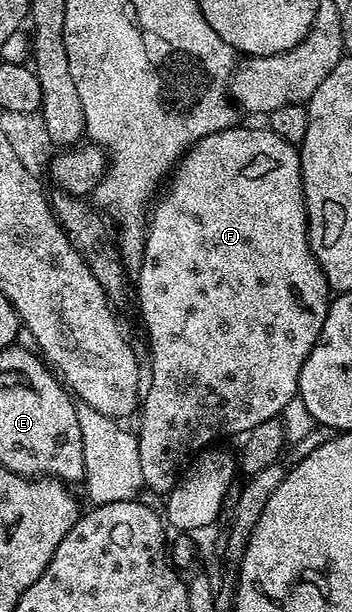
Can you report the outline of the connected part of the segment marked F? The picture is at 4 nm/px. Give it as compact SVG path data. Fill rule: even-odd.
M270 128L239 129L219 130L215 134L199 138L195 145L179 159L162 191L163 199L161 194L145 222L143 258L139 261L137 273L139 273L139 314L143 317L143 326L147 329L147 342L151 345L151 391L148 394L146 391L141 398L137 437L143 485L147 490L151 489L153 493L160 496L170 494L171 487L177 481L177 471L188 461L189 456L210 447L211 437L214 434L242 436L248 430L257 428L257 424L265 424L265 420L279 418L282 415L285 404L289 404L289 400L293 400L298 395L301 368L309 352L313 352L313 344L317 344L317 336L325 324L327 315L329 287L313 256L311 245L307 243L307 209L303 199L298 149L281 140L281 136L277 136Z

